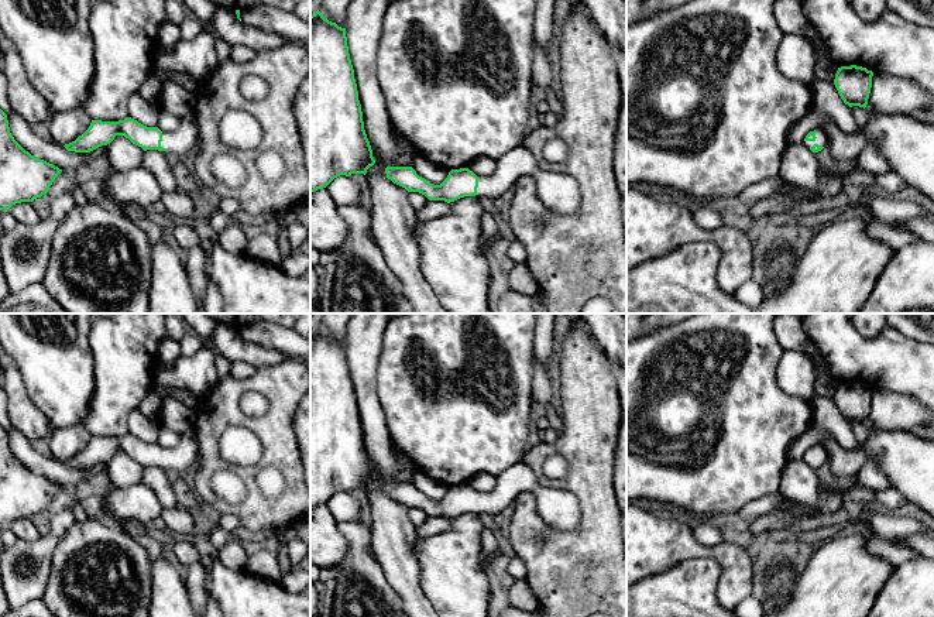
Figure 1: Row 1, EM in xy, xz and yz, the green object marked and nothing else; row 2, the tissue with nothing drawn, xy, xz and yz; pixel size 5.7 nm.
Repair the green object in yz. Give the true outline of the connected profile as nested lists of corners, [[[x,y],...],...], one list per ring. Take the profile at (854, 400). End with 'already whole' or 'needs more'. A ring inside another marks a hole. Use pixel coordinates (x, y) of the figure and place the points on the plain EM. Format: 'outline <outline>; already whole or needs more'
outline [[[841,383],[835,390],[834,401],[845,421],[865,425],[872,404],[872,393],[873,388],[862,383]]]; already whole

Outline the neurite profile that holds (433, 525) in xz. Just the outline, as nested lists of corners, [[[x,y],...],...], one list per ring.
[[[429,517],[423,525],[416,528],[419,537],[430,537],[442,534],[450,528],[450,522],[444,517]]]

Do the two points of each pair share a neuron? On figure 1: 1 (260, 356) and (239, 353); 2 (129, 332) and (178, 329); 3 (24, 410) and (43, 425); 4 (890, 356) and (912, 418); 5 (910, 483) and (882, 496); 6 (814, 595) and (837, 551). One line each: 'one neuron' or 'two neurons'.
1: one neuron
2: two neurons
3: one neuron
4: two neurons
5: two neurons
6: one neuron

